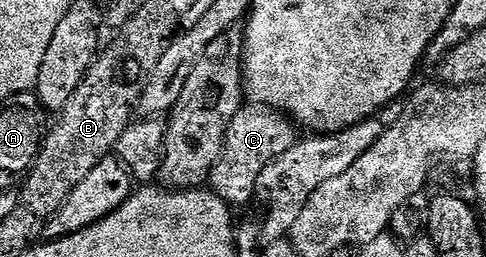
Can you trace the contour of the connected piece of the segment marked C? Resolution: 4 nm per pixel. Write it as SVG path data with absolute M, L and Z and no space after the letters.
M244 108L231 120L223 142L223 154L209 176L209 187L224 202L238 208L255 199L258 177L270 162L286 152L298 139L295 123L283 113L265 108Z

